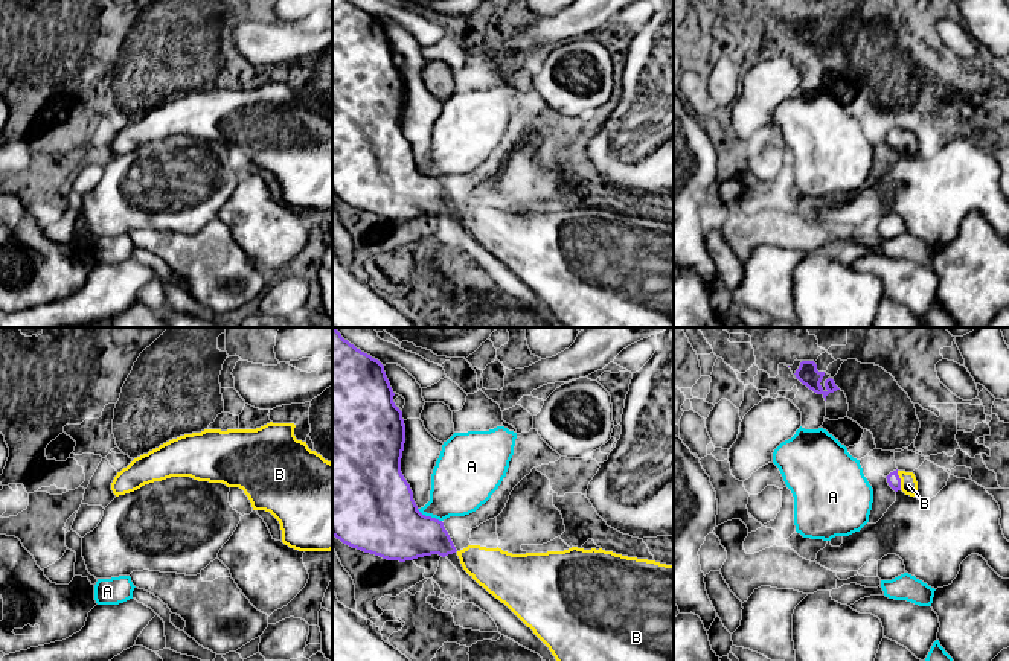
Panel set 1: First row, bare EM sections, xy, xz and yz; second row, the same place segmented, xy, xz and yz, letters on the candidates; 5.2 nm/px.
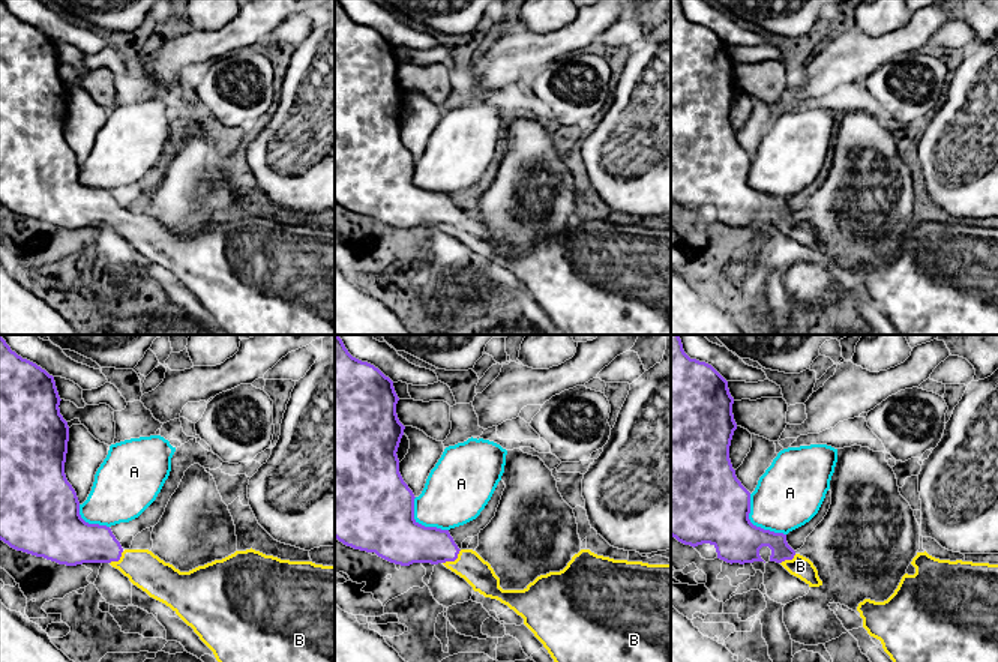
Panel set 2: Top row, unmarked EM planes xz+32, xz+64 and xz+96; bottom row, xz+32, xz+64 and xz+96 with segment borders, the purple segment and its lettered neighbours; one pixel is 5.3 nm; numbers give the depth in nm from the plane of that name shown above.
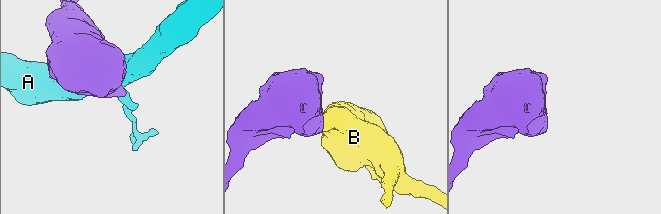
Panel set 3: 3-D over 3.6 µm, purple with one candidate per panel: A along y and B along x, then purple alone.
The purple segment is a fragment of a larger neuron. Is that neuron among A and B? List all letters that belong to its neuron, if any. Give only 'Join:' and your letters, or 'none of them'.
Join: B

